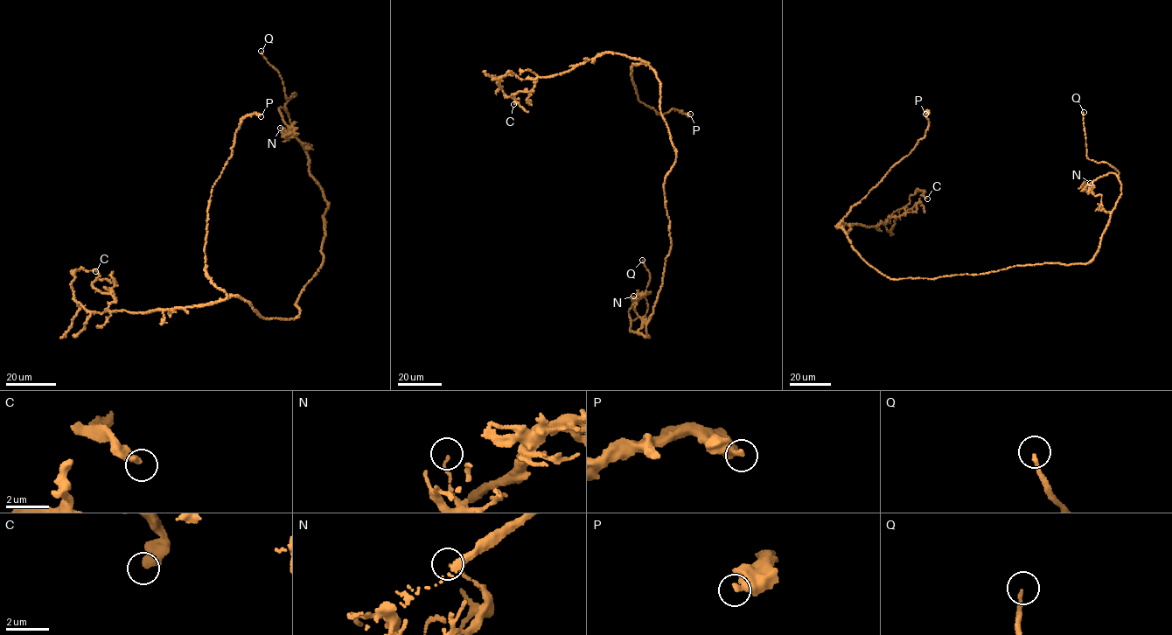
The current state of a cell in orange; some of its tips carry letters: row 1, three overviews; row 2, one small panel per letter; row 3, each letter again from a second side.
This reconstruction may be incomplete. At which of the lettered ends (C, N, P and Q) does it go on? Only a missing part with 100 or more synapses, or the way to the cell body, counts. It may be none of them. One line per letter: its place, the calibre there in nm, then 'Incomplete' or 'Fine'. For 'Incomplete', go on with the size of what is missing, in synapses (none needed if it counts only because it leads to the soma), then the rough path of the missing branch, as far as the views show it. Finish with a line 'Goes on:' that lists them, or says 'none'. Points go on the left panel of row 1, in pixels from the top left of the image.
C: Place: (95, 271). Thickness 440 nm. Fine
N: Place: (280, 128). Thickness 120 nm. Fine
P: Place: (261, 116). Thickness 360 nm. Fine
Q: Place: (261, 51). Thickness 180 nm. Incomplete. Course of what is missing: (261, 51), (257, 33), (251, 22)
Goes on: Q

